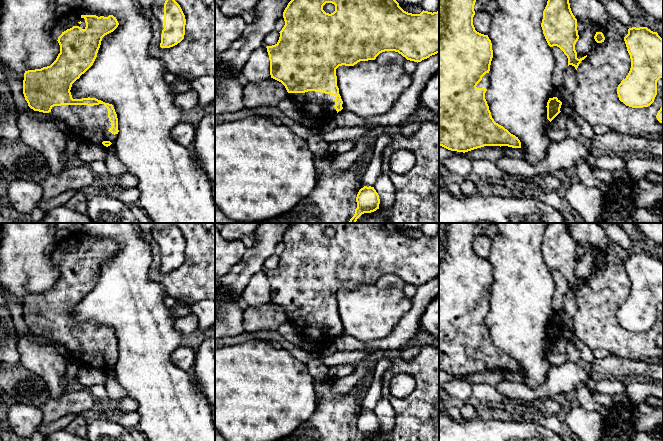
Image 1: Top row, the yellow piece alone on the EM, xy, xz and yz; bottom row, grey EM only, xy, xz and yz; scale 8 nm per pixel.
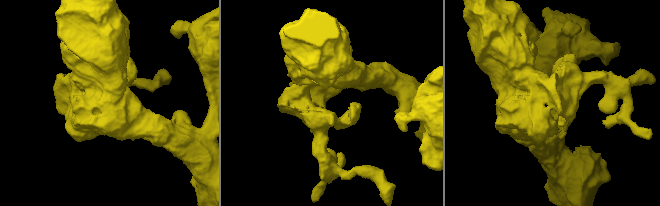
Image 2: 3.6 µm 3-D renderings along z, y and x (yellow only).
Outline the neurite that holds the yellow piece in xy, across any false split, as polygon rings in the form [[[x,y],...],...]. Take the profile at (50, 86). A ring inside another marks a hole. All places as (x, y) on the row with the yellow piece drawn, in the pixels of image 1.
[[[81,8],[62,10],[51,33],[60,45],[60,53],[50,66],[25,71],[23,80],[23,94],[31,109],[50,112],[64,121],[70,133],[78,136],[80,141],[104,147],[114,145],[119,132],[118,116],[113,105],[90,97],[73,99],[70,90],[72,84],[93,65],[102,38],[118,25],[113,15],[98,15]]]

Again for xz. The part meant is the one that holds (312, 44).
[[[291,0],[283,12],[285,25],[279,32],[280,37],[275,45],[267,46],[267,52],[270,60],[271,78],[281,82],[287,92],[288,98],[293,100],[307,116],[313,116],[324,122],[327,118],[334,118],[335,115],[344,108],[339,88],[337,86],[336,69],[339,66],[354,66],[360,61],[375,60],[376,57],[385,51],[395,51],[405,57],[407,60],[421,62],[432,55],[439,53],[439,10],[437,12],[422,11],[420,14],[412,14],[404,11],[396,0]],[[326,3],[335,5],[335,11],[331,14],[323,10]]]

